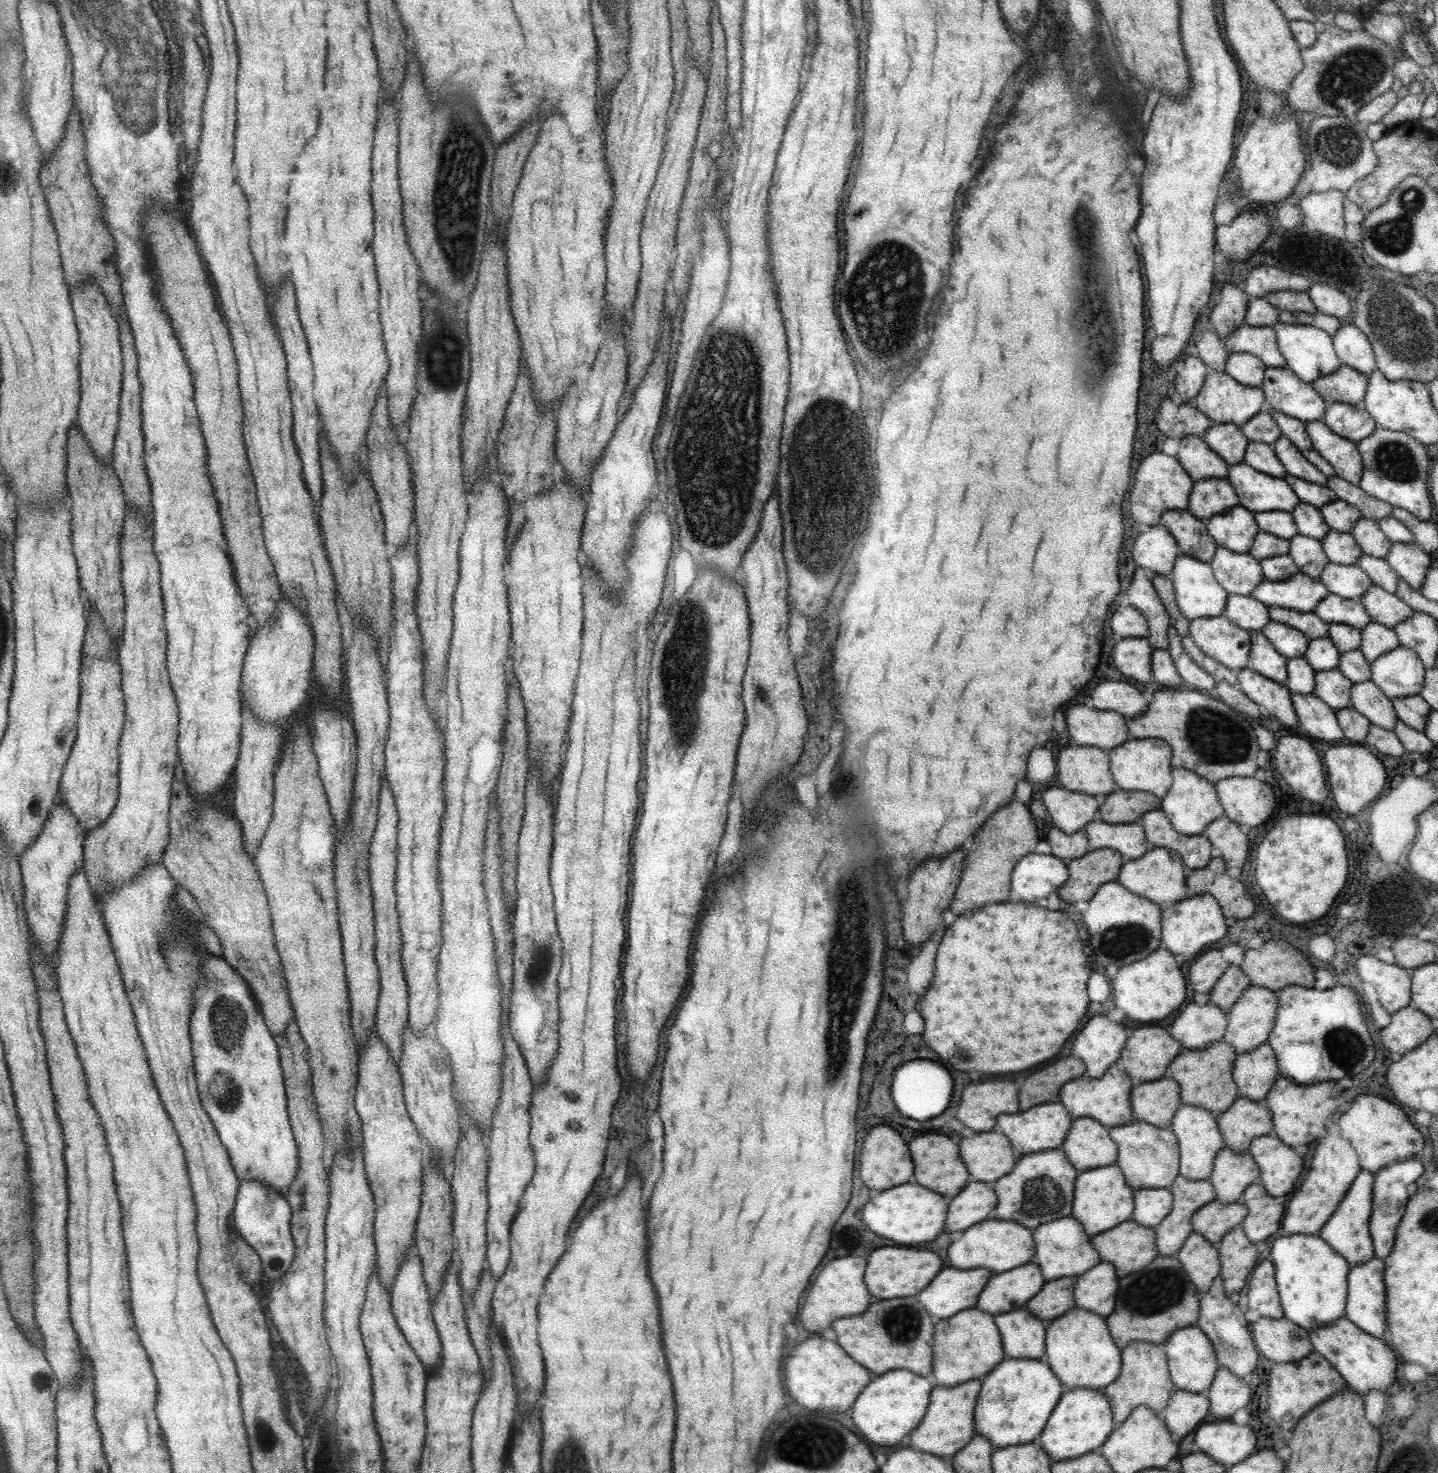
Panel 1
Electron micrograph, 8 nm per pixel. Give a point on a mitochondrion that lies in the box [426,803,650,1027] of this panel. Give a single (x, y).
(539, 967)

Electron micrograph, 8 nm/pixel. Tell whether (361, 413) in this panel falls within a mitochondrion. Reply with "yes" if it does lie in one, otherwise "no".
no

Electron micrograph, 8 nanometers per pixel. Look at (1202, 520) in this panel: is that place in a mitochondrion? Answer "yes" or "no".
no

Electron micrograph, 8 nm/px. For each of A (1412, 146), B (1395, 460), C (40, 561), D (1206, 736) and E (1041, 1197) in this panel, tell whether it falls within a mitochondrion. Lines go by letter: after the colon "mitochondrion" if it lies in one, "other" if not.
A: other
B: mitochondrion
C: other
D: mitochondrion
E: mitochondrion

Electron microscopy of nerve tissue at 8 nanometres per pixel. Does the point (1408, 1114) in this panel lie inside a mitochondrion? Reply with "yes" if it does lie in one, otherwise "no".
no

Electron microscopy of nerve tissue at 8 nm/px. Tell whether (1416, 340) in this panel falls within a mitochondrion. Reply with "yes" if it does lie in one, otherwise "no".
yes

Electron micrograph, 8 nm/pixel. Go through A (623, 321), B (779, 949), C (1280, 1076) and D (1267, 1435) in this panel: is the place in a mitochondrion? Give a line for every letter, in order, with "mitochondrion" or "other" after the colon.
A: other
B: other
C: other
D: other

